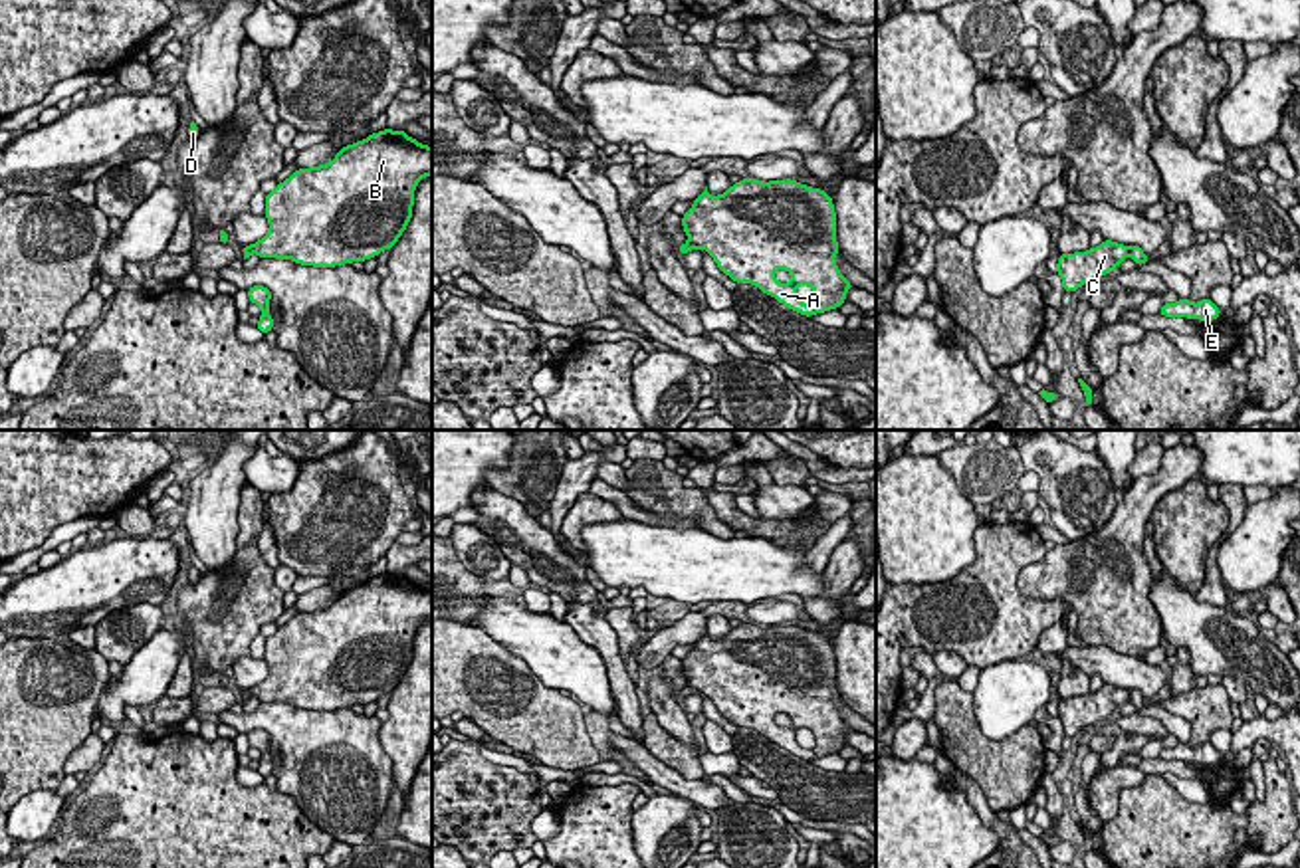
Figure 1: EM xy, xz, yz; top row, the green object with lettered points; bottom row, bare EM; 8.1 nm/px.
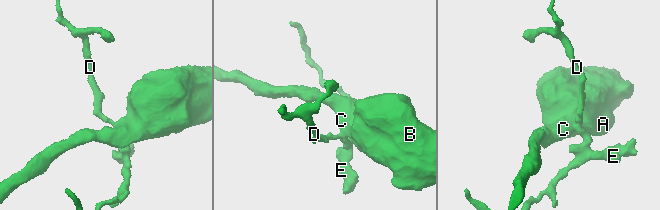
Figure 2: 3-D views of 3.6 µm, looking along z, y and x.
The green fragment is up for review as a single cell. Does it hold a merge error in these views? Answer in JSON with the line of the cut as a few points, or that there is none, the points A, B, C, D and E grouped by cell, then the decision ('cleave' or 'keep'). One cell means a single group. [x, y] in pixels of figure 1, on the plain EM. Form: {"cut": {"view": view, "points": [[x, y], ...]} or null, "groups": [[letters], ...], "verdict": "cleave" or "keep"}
{"cut": {"view": "yz", "points": [[1132, 690], [1128, 698]]}, "groups": [["A", "B", "C"], ["D", "E"]], "verdict": "cleave"}

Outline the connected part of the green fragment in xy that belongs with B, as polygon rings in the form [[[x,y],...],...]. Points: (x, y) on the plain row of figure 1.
[[[384,573],[345,589],[333,604],[297,612],[266,638],[268,678],[250,688],[260,704],[291,704],[301,709],[335,711],[367,705],[392,694],[412,662],[414,634],[432,620],[432,593],[406,575]]]

